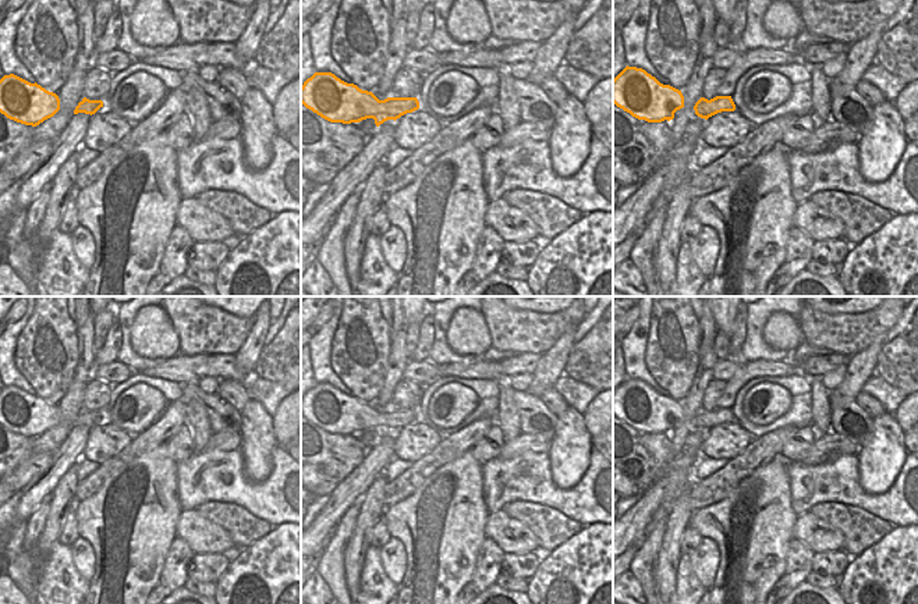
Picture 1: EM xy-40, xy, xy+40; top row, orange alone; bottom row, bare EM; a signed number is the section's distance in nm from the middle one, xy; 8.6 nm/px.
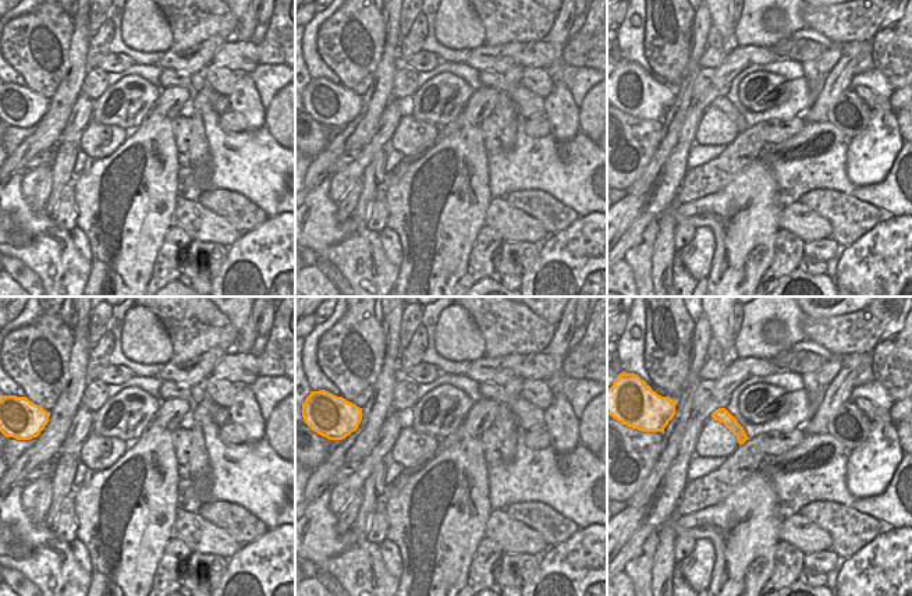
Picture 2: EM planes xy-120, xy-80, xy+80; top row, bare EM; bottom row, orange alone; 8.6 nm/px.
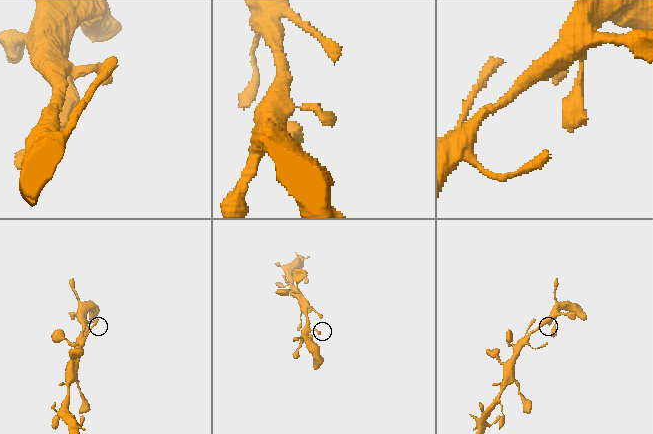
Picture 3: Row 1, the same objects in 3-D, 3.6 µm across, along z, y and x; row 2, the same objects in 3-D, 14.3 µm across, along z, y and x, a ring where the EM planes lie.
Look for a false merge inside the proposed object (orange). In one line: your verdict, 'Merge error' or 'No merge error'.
No merge error.

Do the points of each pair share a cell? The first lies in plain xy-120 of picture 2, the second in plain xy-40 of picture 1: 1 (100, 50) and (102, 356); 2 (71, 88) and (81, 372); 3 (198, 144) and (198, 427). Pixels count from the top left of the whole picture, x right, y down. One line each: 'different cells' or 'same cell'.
1: same cell
2: different cells
3: same cell

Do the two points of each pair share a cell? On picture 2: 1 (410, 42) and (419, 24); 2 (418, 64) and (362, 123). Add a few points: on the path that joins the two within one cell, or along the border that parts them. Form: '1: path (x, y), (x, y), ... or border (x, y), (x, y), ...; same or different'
1: path (414, 38), (419, 28); same
2: border (398, 57), (401, 66); different

